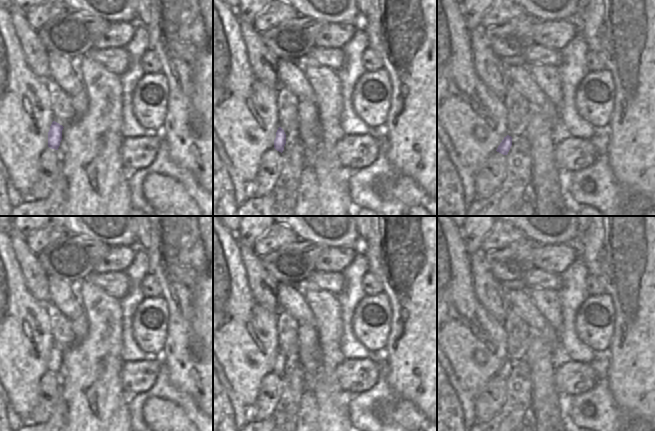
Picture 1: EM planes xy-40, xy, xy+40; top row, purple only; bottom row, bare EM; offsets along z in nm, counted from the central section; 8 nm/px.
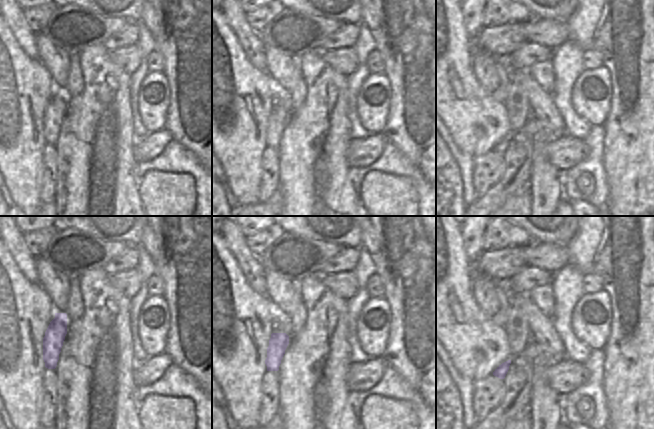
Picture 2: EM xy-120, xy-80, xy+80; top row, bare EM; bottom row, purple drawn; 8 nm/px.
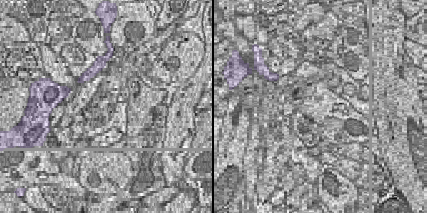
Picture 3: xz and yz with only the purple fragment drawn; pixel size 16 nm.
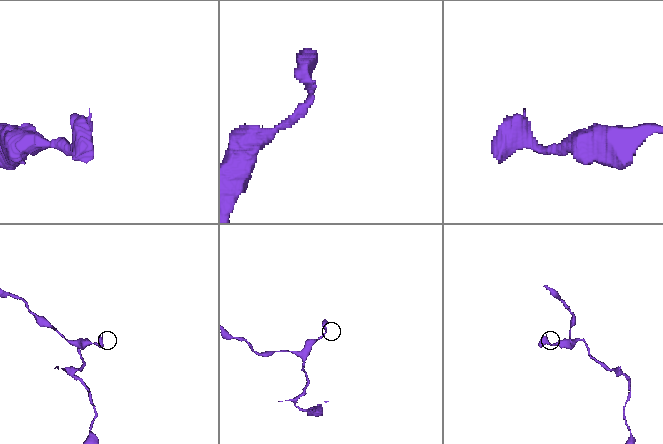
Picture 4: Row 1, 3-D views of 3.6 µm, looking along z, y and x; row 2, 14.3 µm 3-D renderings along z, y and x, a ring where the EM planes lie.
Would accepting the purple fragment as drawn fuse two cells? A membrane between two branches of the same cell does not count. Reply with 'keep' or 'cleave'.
keep

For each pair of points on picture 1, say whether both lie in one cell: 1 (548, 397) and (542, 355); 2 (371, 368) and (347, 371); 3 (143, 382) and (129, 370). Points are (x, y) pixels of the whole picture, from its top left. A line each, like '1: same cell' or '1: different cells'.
1: same cell
2: same cell
3: same cell

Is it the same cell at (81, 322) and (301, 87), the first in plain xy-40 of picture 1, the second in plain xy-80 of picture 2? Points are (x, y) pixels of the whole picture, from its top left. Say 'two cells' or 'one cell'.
one cell

